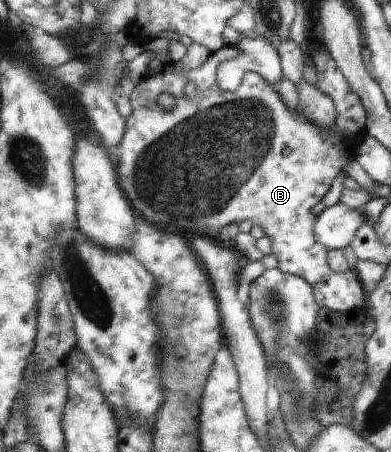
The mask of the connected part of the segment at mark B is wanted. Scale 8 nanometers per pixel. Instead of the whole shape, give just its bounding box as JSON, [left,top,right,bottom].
[116,42,368,313]

